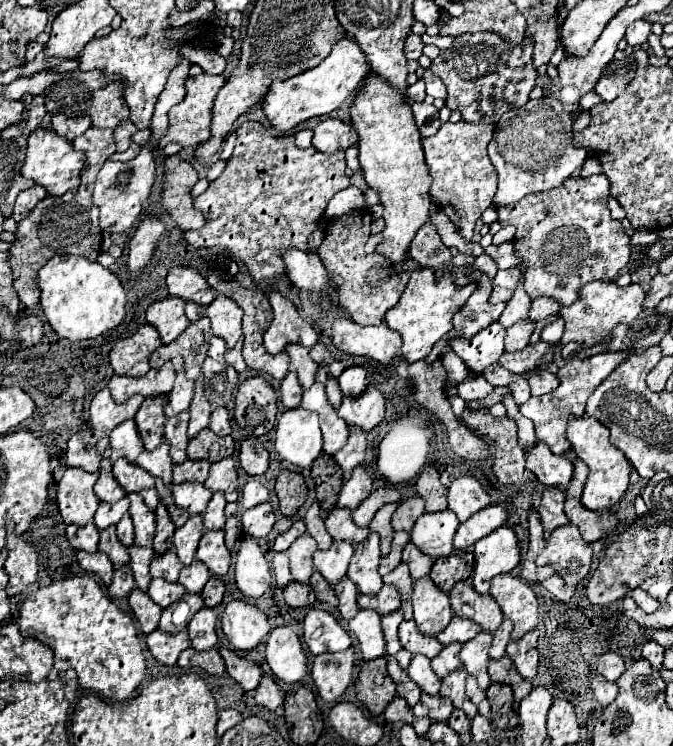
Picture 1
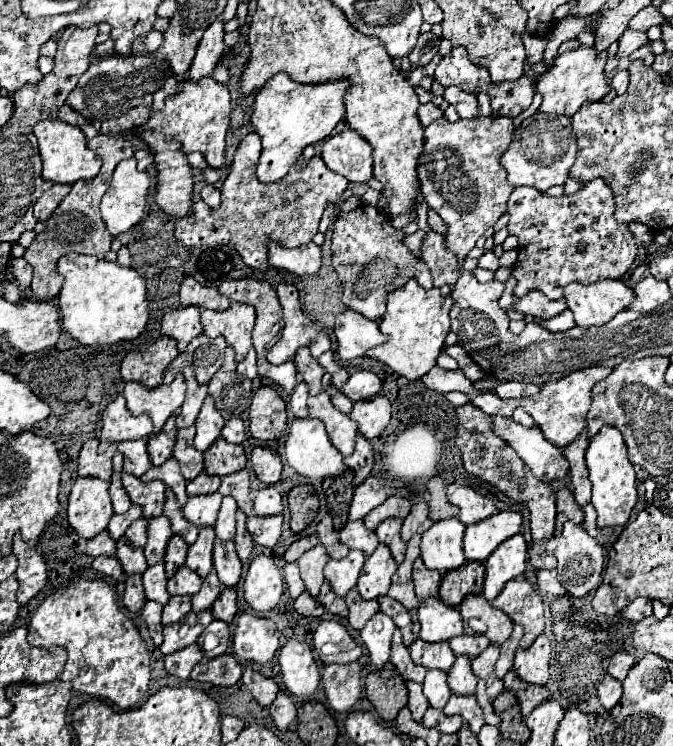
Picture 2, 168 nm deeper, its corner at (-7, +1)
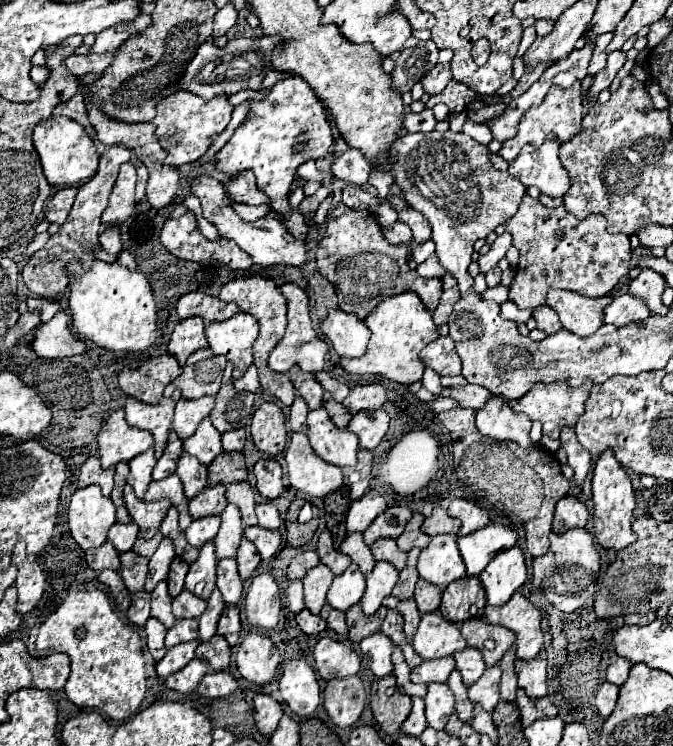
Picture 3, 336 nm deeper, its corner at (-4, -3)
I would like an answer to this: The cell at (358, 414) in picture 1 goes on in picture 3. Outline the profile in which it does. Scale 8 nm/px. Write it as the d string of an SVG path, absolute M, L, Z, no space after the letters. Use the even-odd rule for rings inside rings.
M380 408L378 412L376 410L374 412L362 410L362 414L352 416L348 430L352 430L358 436L362 448L374 450L388 430L388 414L384 408Z

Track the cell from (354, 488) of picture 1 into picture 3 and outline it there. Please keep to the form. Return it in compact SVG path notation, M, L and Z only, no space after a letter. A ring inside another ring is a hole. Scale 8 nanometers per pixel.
M366 492L360 500L354 500L350 504L350 510L346 516L348 532L364 532L370 526L370 522L378 514L382 514L386 508L388 508L388 504L380 494Z

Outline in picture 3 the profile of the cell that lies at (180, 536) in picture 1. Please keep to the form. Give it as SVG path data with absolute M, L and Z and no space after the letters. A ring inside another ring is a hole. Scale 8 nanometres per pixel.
M206 542L206 546L200 548L198 558L190 564L190 570L186 574L186 590L190 590L196 596L208 598L214 586L216 586L216 552L214 544Z

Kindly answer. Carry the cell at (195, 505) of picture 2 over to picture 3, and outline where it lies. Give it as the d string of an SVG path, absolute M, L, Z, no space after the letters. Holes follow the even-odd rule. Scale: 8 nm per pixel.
M210 516L210 518L196 518L192 524L186 528L186 540L194 546L200 548L204 542L214 540L220 528L220 516Z

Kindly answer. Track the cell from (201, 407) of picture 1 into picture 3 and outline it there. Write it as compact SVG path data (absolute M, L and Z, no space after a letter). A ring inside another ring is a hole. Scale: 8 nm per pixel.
M204 418L198 426L198 430L184 440L184 450L192 456L196 456L202 464L210 464L220 452L222 452L222 444L220 444L220 432L212 426L210 418Z

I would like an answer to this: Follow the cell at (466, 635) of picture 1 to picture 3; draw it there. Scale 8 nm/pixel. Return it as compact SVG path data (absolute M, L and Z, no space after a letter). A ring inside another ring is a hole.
M466 646L466 650L460 650L458 654L454 654L454 660L456 660L456 670L460 670L462 674L464 686L474 684L486 668L486 664L482 662L482 654L472 646Z

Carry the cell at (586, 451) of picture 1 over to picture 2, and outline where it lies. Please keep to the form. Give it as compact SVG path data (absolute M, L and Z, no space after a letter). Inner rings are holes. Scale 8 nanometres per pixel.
M603 426L601 434L591 438L587 450L587 468L589 480L593 482L593 506L597 510L597 528L615 528L629 522L631 510L637 502L637 484L635 484L635 470L627 456L627 446L621 438L621 432L613 426Z

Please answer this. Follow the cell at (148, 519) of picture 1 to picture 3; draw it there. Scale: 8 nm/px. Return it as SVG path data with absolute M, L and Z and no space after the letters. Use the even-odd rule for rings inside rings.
M162 538L162 542L158 544L158 550L152 554L150 564L148 564L148 578L146 578L146 592L150 592L160 580L166 578L170 562L174 558L174 546L170 542L170 538Z

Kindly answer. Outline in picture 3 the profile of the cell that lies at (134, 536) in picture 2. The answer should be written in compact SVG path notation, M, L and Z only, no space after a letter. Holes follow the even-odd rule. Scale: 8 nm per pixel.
M158 532L158 534L154 534L154 538L150 538L150 540L146 540L146 538L136 538L136 542L134 542L134 546L132 546L132 550L136 552L136 554L142 554L142 556L152 556L154 554L154 550L158 548L158 544L160 544L160 540L162 540L162 534Z

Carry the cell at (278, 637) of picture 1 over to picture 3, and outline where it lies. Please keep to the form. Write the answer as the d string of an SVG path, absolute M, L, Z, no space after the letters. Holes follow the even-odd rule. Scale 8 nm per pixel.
M304 658L284 664L280 678L280 696L298 716L312 716L320 704L320 688L312 666Z

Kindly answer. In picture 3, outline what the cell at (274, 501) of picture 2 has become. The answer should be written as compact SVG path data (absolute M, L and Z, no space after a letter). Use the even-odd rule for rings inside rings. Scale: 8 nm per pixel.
M262 502L256 504L256 516L258 516L258 526L276 530L280 526L280 514L272 502Z

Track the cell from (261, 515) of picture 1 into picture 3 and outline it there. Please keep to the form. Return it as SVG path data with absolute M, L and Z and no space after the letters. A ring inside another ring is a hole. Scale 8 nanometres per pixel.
M246 526L244 536L258 548L262 558L272 558L280 550L280 530L266 530L260 526Z

